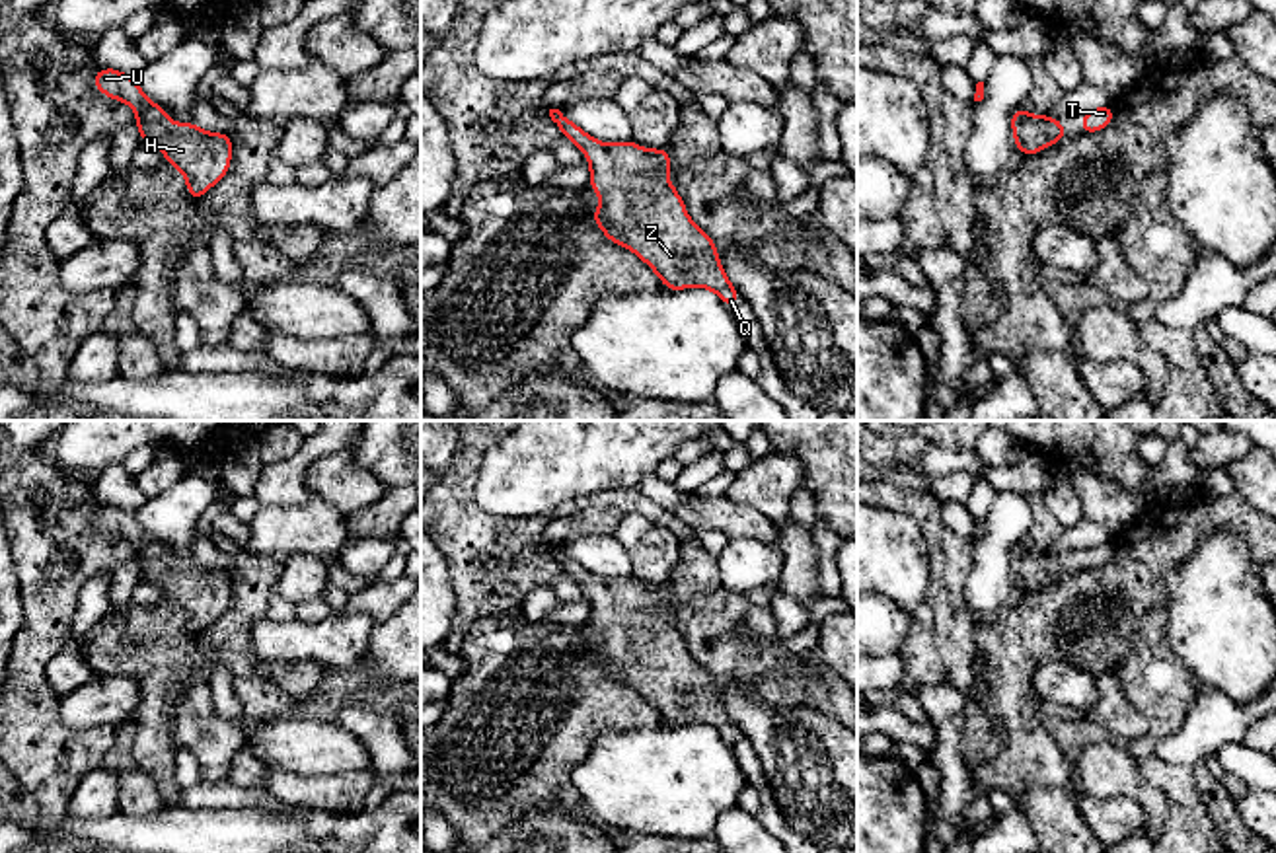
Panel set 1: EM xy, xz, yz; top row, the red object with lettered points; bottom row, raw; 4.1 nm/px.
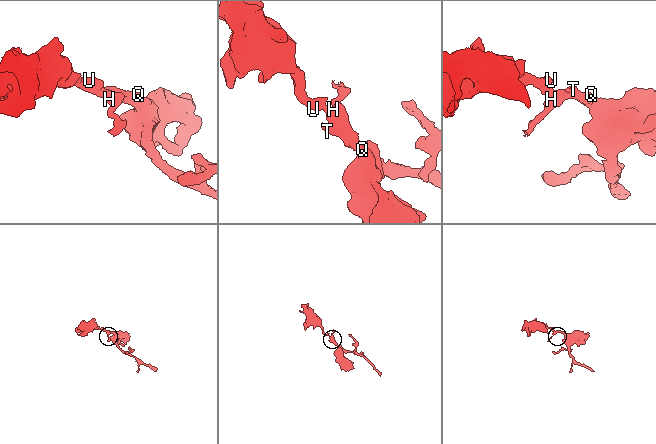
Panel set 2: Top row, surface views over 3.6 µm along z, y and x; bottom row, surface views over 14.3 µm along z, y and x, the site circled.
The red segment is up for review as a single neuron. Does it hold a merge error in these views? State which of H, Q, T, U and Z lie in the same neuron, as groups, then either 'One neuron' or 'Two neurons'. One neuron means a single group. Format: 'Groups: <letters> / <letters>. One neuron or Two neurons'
Groups: H Q T U Z. One neuron

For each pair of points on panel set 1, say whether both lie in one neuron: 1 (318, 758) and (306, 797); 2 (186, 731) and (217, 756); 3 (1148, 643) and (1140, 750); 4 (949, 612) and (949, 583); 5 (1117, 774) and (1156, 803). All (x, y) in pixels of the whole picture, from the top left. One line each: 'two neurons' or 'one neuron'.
1: two neurons
2: one neuron
3: one neuron
4: one neuron
5: one neuron

